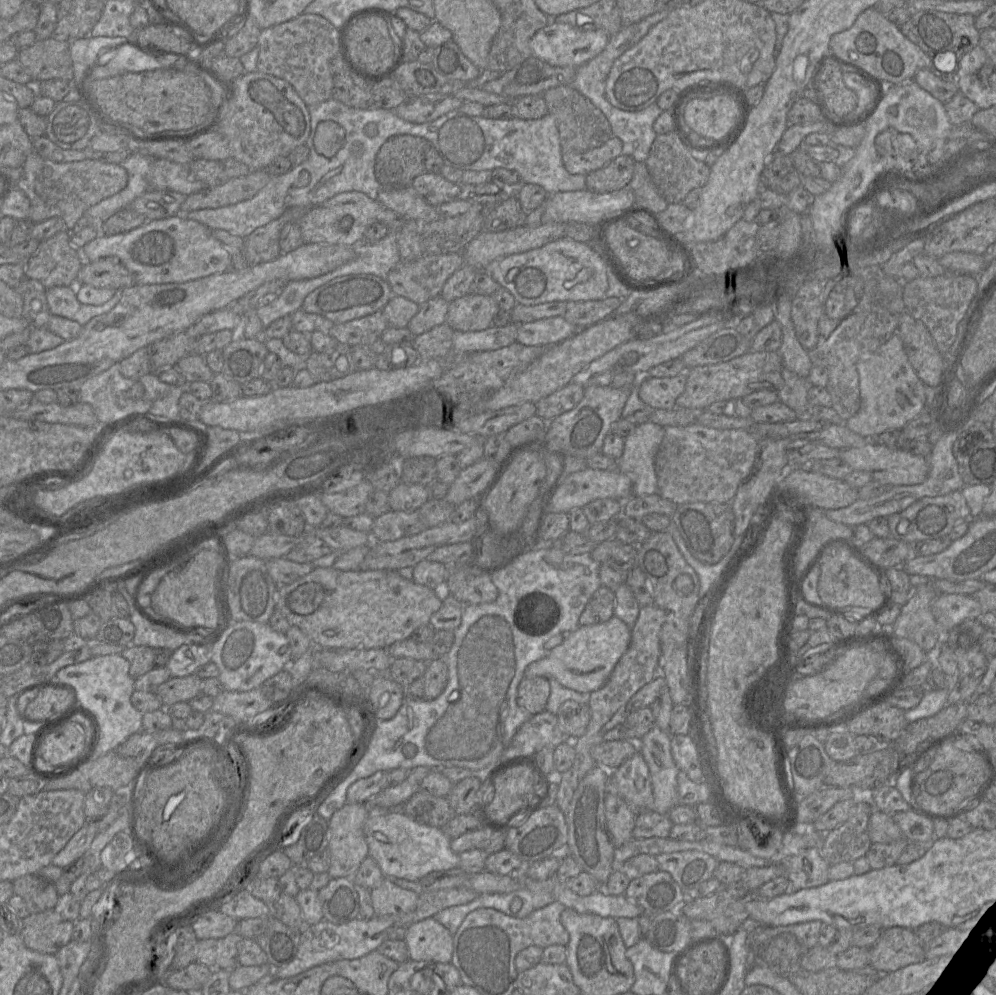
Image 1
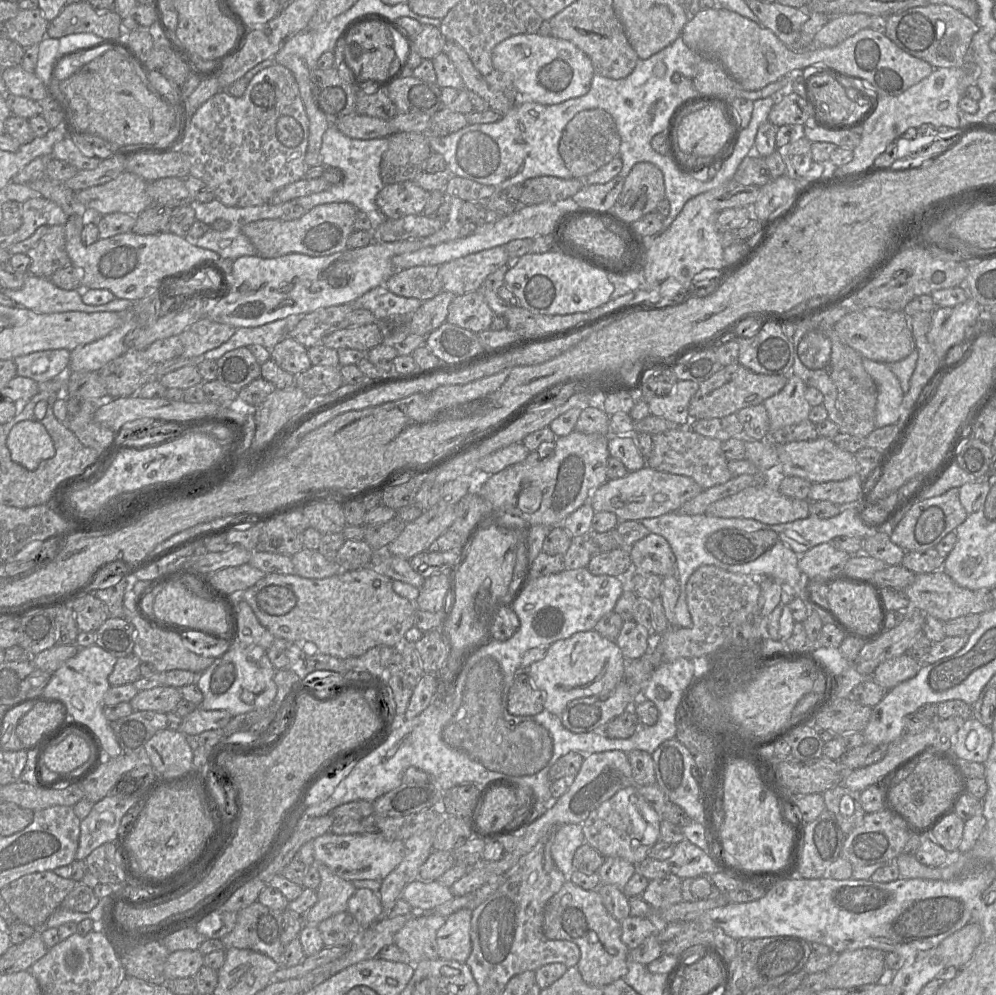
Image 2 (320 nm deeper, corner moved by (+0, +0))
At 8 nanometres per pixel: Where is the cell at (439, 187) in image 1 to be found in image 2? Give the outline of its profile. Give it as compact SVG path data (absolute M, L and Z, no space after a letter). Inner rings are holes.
M414 181L386 184L377 193L375 202L385 218L397 219L422 214L430 192Z

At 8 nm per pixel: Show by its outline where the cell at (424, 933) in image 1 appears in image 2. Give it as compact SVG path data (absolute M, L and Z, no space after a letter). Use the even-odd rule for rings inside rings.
M462 908L449 915L436 933L438 958L465 963L471 953L472 910Z

